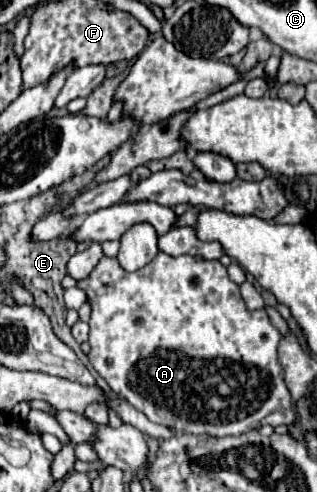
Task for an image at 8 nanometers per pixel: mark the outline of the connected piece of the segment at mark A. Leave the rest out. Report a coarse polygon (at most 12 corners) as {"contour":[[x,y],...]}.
{"contour":[[219,260],[77,280],[93,368],[173,432],[293,424]]}

